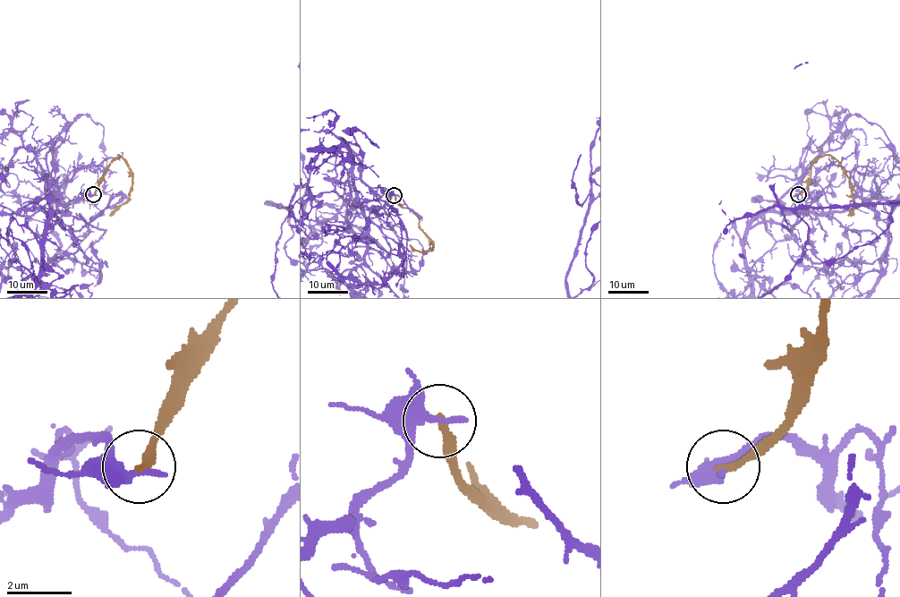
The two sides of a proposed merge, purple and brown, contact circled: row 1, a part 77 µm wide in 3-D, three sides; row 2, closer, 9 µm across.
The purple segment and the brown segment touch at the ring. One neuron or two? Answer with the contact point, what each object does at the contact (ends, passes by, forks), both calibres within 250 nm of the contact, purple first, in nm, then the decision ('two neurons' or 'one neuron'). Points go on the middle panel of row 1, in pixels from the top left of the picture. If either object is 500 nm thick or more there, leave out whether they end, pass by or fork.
(394, 195) | purple ends | brown ends | 420/240 nm | two neurons

